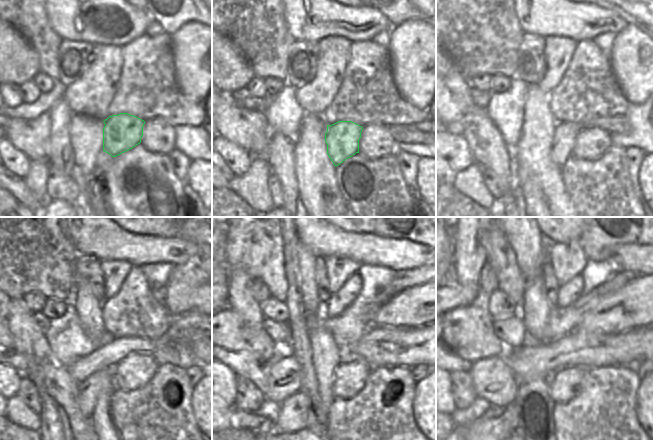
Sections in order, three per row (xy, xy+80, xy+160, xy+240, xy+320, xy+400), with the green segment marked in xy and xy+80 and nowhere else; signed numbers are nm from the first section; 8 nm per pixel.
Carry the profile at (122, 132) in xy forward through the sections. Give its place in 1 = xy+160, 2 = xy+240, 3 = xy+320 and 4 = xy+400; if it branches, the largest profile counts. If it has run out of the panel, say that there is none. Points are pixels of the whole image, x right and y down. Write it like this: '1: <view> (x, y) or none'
1: xy+160 (565, 134)
2: xy+240 (89, 390)
3: xy+320 (295, 413)
4: xy+400 (507, 420)

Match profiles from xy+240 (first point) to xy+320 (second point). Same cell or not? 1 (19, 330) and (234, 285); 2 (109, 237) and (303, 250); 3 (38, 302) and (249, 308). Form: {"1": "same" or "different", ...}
{"1": "same", "2": "different", "3": "different"}

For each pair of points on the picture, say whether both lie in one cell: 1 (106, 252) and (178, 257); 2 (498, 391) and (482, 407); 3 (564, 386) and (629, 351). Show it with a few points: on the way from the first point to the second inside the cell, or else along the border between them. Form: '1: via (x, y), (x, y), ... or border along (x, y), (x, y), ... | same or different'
1: via (124, 251), (160, 251) | same
2: border along (477, 396), (487, 400), (492, 405) | different
3: border along (582, 366), (564, 366), (559, 370) | different

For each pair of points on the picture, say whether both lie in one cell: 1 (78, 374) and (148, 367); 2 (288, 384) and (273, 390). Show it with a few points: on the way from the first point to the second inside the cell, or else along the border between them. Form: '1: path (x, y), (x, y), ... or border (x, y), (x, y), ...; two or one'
1: border (133, 355), (127, 355), (112, 368); two
2: path (284, 385), (277, 389); one

